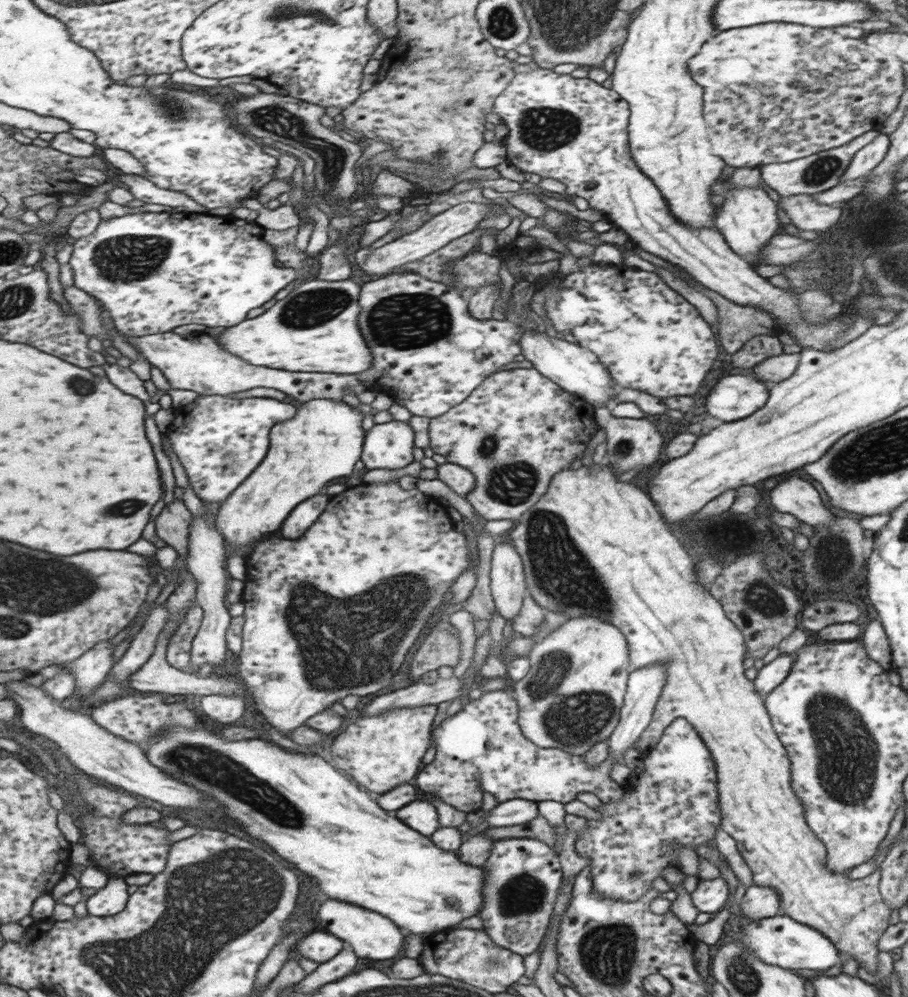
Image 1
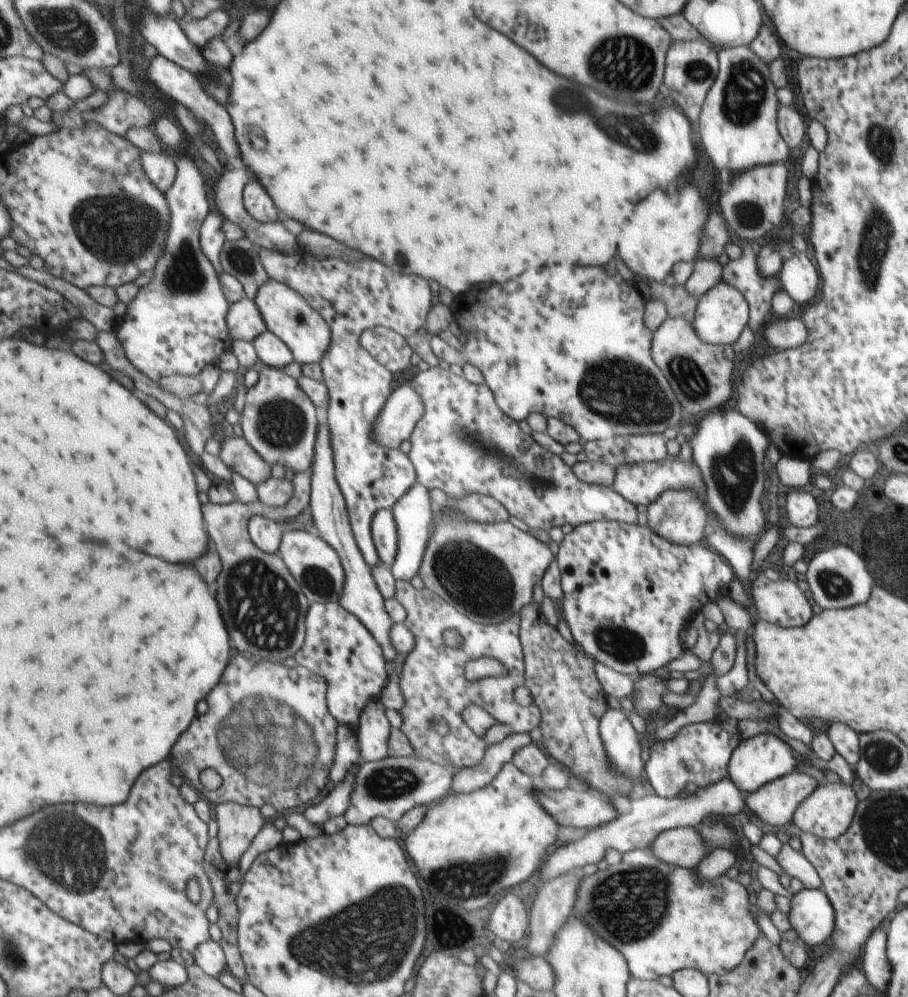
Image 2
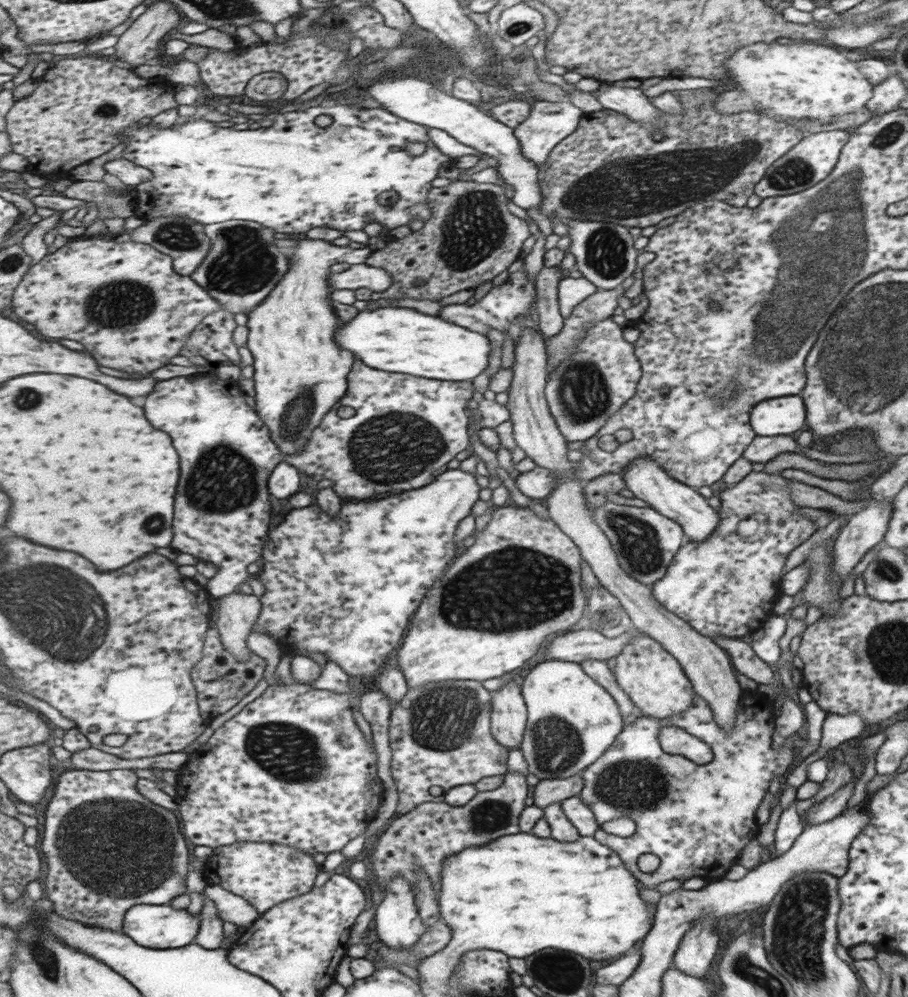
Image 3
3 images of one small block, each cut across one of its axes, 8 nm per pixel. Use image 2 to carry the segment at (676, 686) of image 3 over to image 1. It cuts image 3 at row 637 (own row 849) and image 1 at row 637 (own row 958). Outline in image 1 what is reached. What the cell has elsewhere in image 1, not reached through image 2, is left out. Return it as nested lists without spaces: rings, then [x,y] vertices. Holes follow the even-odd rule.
[[[603,462],[598,465],[592,464],[587,468],[580,467],[577,470],[563,470],[557,473],[557,478],[553,478],[553,486],[549,486],[549,494],[545,494],[545,498],[541,496],[541,502],[537,502],[537,506],[532,506],[533,510],[527,509],[521,514],[515,523],[515,529],[511,530],[510,537],[511,544],[515,547],[517,554],[519,554],[522,560],[527,592],[533,597],[536,604],[546,612],[563,613],[564,618],[567,619],[583,618],[584,616],[601,618],[603,622],[609,622],[609,624],[617,626],[621,630],[621,634],[625,634],[625,638],[629,638],[627,641],[630,670],[651,664],[663,665],[666,668],[665,684],[662,686],[660,697],[654,704],[649,724],[639,735],[637,750],[640,753],[653,750],[657,741],[663,735],[664,729],[673,720],[679,717],[688,719],[692,723],[692,727],[703,739],[704,745],[708,747],[708,751],[716,765],[716,789],[721,818],[719,828],[726,832],[737,844],[737,852],[746,861],[751,871],[753,885],[773,889],[778,894],[779,904],[783,908],[785,915],[797,922],[805,923],[805,926],[816,928],[821,934],[832,940],[843,960],[853,957],[859,967],[866,969],[869,974],[875,974],[875,970],[877,970],[877,940],[885,932],[885,928],[890,925],[890,906],[881,898],[880,892],[877,892],[877,882],[869,882],[869,877],[849,880],[845,874],[833,874],[833,872],[827,870],[825,848],[819,841],[819,838],[805,824],[805,818],[803,818],[804,806],[791,788],[791,762],[781,741],[772,729],[770,718],[764,707],[763,696],[760,696],[759,691],[755,689],[755,685],[751,684],[743,676],[743,654],[747,654],[743,635],[737,629],[735,623],[723,614],[724,609],[722,606],[719,606],[718,599],[713,598],[708,593],[707,588],[695,584],[691,558],[687,556],[687,552],[683,552],[683,548],[677,542],[677,538],[673,538],[669,534],[669,530],[667,530],[662,516],[657,514],[652,500],[649,500],[637,486],[627,484],[627,481],[619,482],[617,477],[613,474],[611,467]]]

